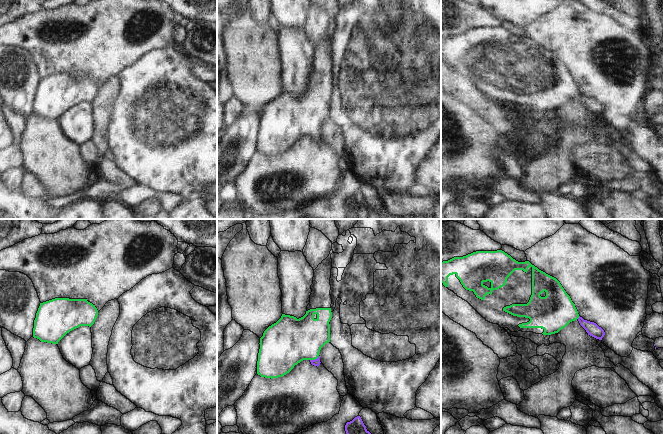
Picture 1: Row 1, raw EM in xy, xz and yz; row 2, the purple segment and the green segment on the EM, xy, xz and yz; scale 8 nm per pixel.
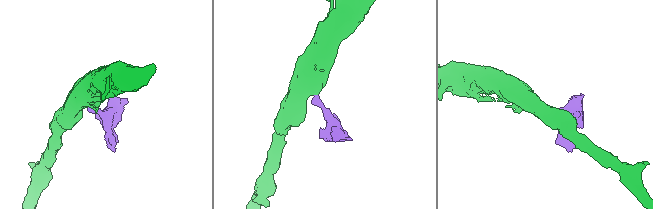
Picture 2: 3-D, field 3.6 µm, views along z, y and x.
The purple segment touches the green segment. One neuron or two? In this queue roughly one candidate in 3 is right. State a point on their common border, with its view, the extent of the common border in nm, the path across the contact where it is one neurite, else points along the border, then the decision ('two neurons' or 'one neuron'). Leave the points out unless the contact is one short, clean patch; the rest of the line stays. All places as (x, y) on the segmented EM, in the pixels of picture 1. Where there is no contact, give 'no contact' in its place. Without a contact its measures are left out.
xz (315, 359) | 80 nm | across xz (316, 362), (315, 359), (299, 343), (290, 341) | one neuron

